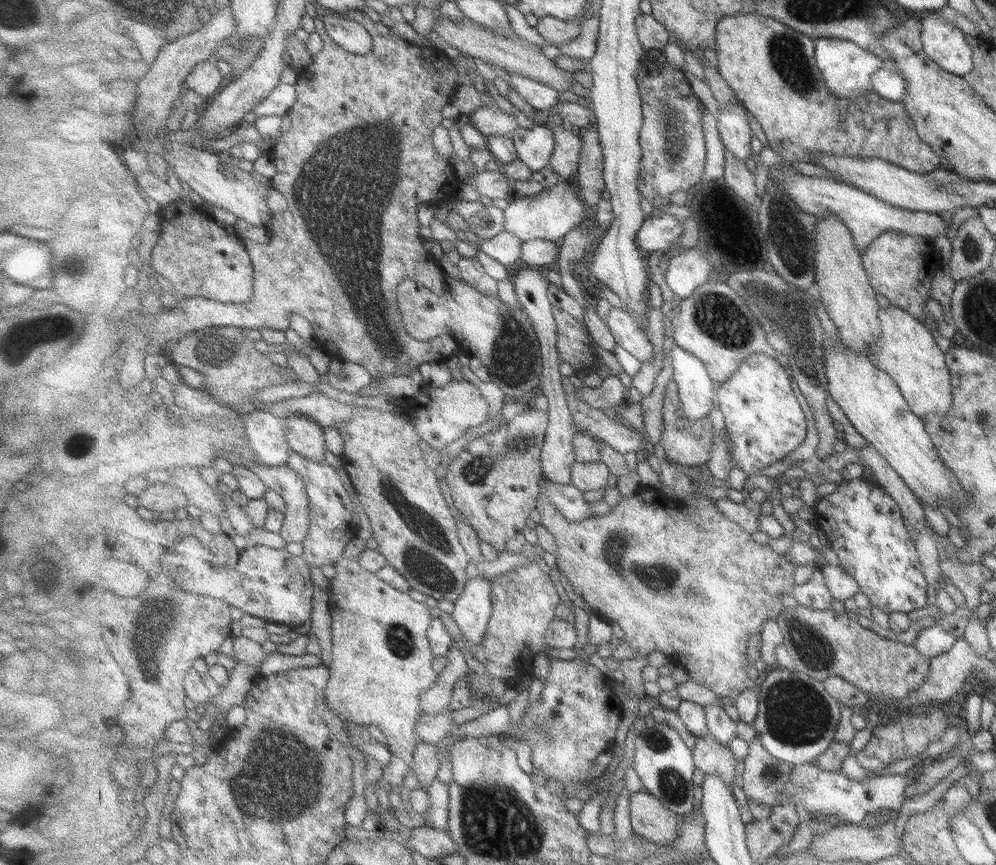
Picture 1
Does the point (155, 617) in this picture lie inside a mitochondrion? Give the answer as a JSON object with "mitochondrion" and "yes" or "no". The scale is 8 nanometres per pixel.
{"mitochondrion":"yes"}

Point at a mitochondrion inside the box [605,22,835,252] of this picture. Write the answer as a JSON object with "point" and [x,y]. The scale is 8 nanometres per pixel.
{"point":[788,53]}

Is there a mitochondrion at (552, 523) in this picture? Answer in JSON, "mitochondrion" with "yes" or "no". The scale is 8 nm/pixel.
{"mitochondrion":"no"}

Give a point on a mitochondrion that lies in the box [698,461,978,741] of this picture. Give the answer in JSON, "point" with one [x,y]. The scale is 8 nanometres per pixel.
{"point":[813,651]}

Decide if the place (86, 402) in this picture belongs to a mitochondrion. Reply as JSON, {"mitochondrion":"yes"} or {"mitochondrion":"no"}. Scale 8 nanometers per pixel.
{"mitochondrion":"no"}

